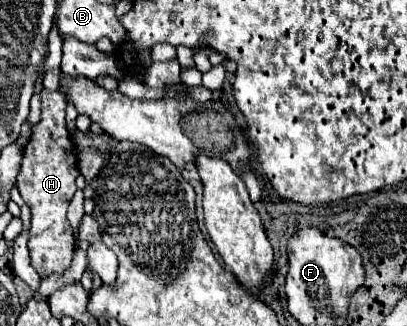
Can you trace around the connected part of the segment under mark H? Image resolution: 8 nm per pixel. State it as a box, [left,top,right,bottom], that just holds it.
[19,91,77,277]

